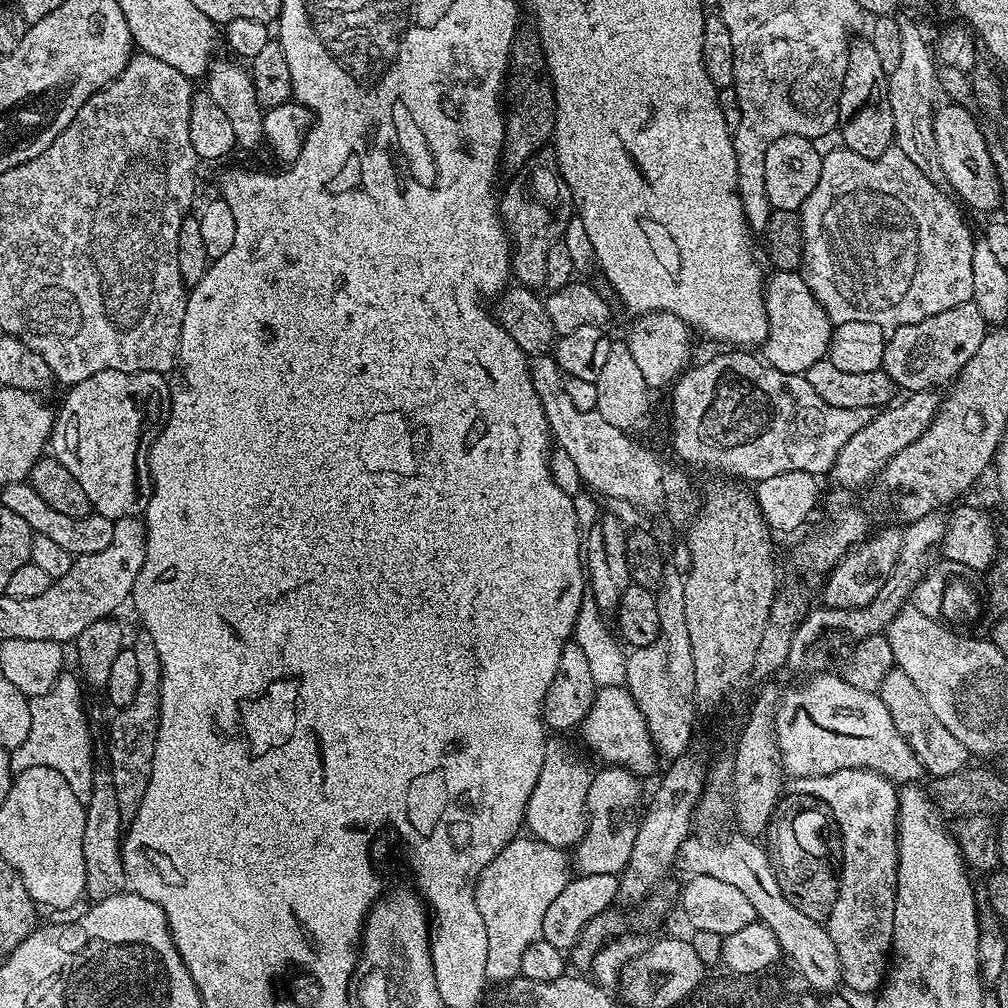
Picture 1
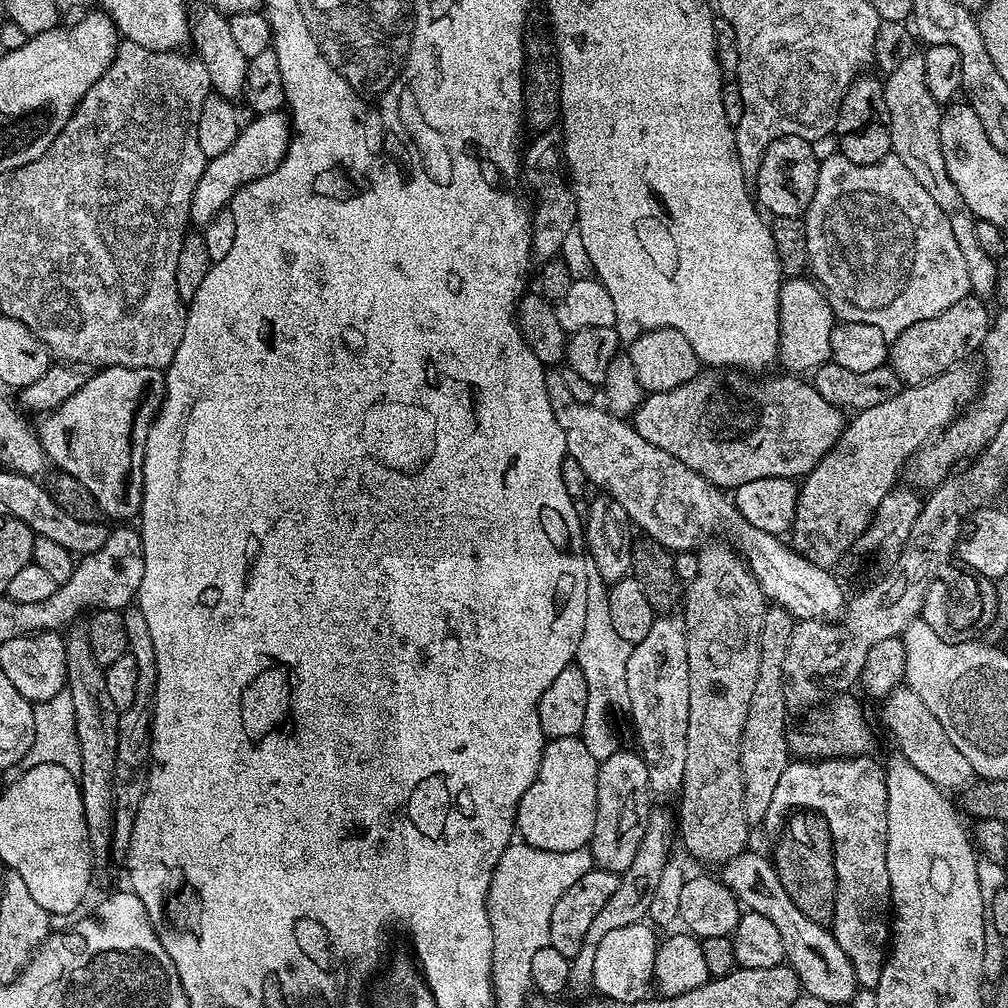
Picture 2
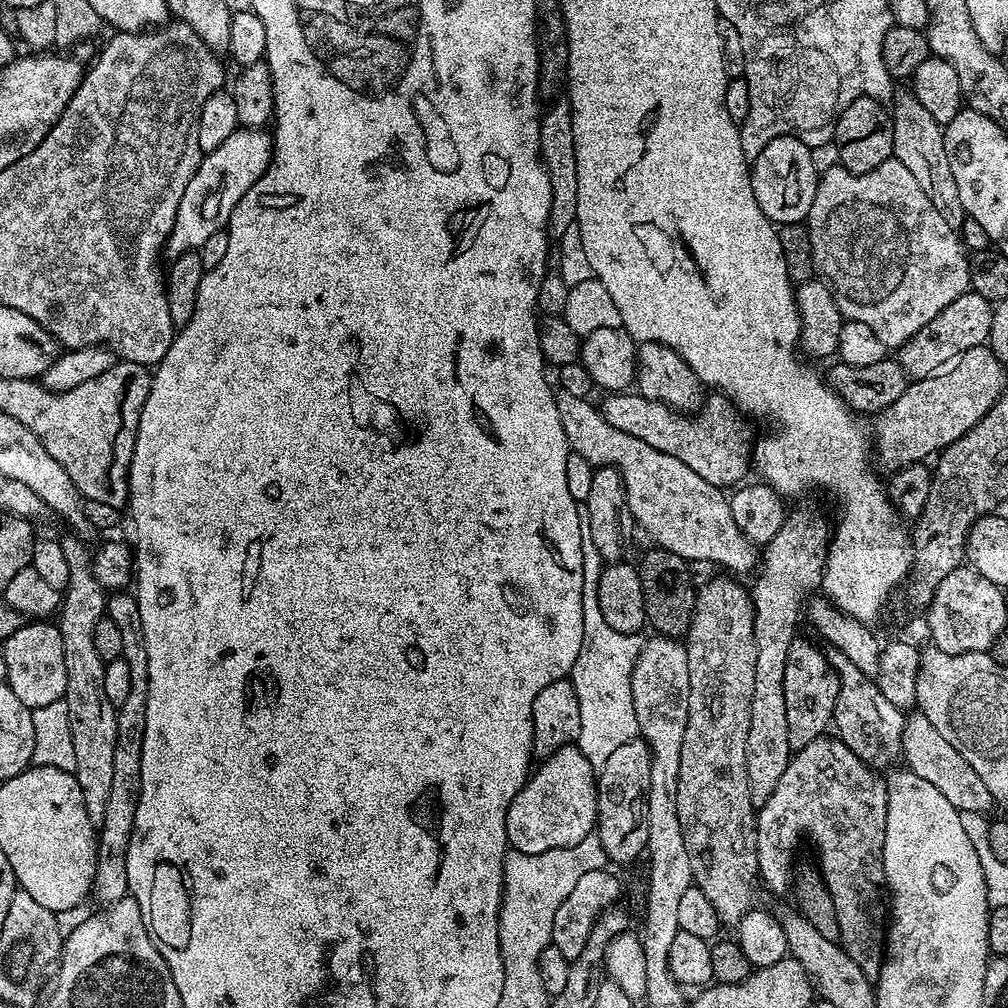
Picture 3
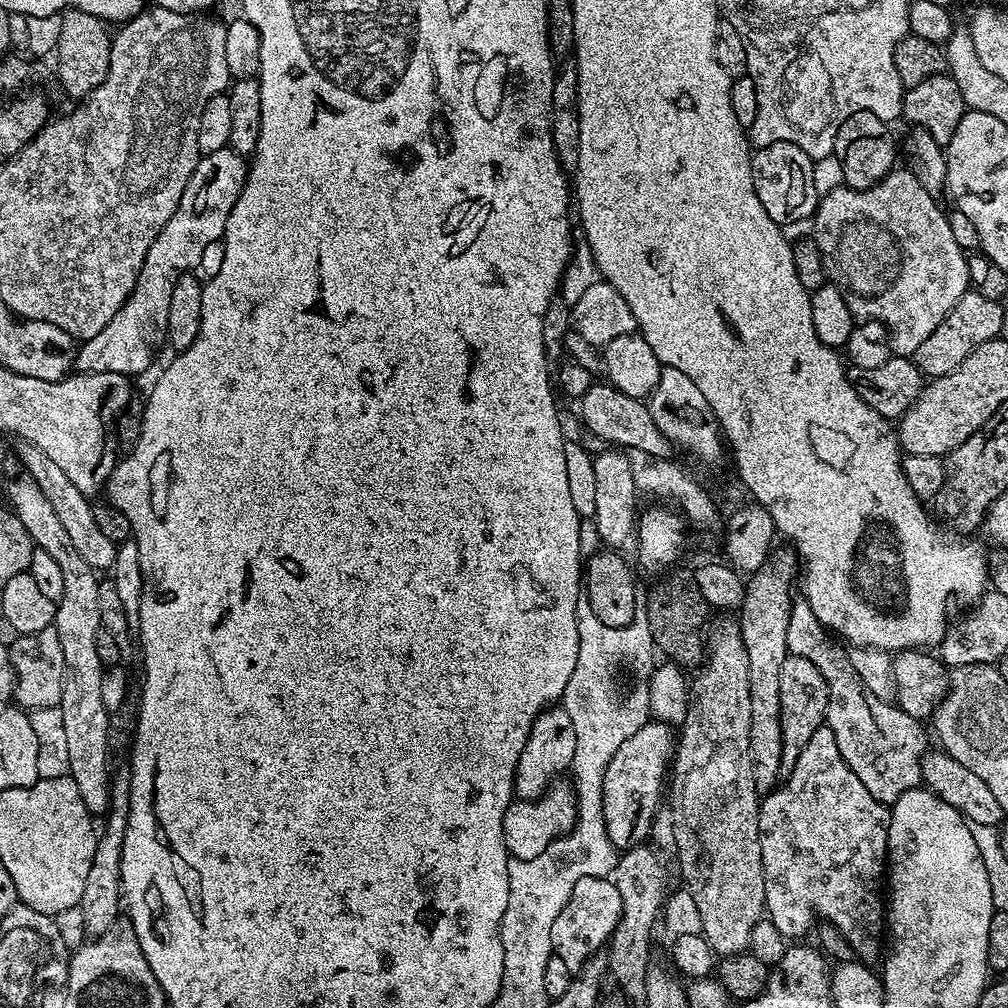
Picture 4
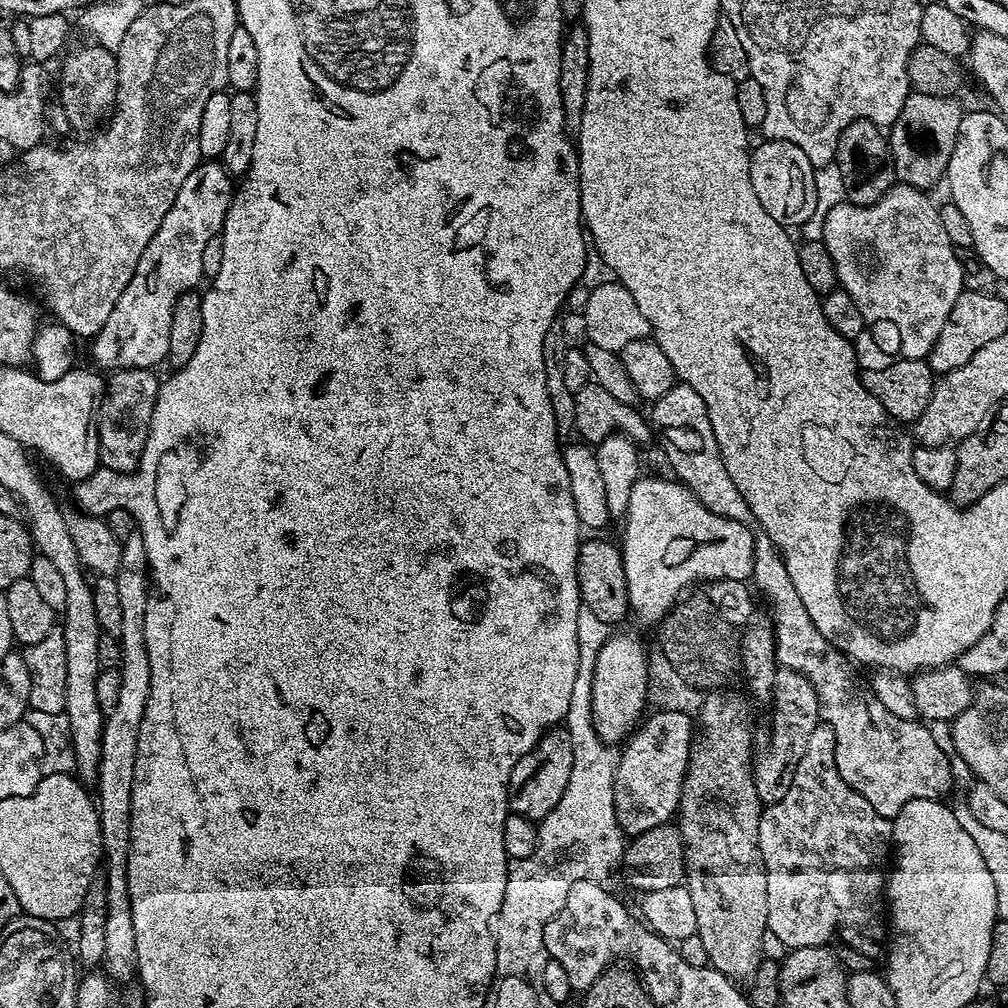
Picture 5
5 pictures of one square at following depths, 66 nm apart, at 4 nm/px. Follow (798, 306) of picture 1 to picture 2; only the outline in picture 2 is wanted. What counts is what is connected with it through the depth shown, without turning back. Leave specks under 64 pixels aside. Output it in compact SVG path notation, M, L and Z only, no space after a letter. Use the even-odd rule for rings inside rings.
M789 277L781 283L779 292L779 322L780 322L780 354L779 363L783 364L785 371L794 374L804 374L804 371L815 371L831 359L830 335L836 325L833 308L828 297L815 281L807 277Z

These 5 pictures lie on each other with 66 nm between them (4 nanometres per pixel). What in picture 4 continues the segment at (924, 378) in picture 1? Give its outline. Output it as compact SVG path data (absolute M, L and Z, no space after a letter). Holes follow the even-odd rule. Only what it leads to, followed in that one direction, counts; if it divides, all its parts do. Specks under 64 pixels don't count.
M965 292L962 298L958 298L948 317L940 323L938 330L934 330L934 334L930 334L930 338L918 346L914 357L918 370L928 378L953 372L972 353L973 348L982 346L982 342L987 340L997 339L1003 333L1000 331L1004 328L1004 306L1001 301L986 298L981 292Z

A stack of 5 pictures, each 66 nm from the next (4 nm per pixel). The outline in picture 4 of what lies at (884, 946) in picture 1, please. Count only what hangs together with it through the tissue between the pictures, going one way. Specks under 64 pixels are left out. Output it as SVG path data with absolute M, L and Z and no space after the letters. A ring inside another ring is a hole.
M826 726L814 730L810 742L806 742L806 750L798 754L794 770L787 773L783 783L760 801L758 830L767 919L776 916L776 884L780 884L780 888L812 888L817 913L845 935L857 957L864 962L872 962L876 955L879 957L882 952L880 939L886 936L886 900L883 895L880 897L880 884L882 888L886 880L889 815L889 805L878 802L878 798L866 790L862 778L858 778L858 774L854 774L842 758L834 730Z

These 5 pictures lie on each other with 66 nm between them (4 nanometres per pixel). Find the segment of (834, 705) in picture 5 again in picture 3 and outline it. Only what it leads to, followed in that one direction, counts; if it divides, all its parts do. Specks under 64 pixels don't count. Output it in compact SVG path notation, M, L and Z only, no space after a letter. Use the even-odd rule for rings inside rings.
M829 647L826 655L832 671L840 677L840 693L836 699L834 713L834 728L840 731L837 732L838 739L862 763L873 769L881 770L880 768L886 767L887 764L894 763L902 752L905 713L898 706L894 706L894 702L886 702L886 694L882 694L875 679L862 674L862 670L858 670L858 666L854 666L854 662L846 658L846 654Z

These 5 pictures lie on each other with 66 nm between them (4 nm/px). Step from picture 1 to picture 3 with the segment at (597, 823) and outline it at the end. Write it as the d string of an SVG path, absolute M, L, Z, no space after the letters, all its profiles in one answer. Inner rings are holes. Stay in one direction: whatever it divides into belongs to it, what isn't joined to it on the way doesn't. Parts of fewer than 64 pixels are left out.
M643 738L618 746L610 758L598 770L596 790L598 793L596 819L598 835L604 853L614 865L628 864L645 855L648 847L648 827L644 810L650 786L650 750Z

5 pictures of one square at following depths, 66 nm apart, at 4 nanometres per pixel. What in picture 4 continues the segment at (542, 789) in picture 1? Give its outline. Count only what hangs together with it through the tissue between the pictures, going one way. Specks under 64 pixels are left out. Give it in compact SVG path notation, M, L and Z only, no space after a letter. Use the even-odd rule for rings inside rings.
M557 780L537 800L516 800L508 805L502 828L509 857L522 861L538 858L546 846L575 829L580 816L578 796L574 794L574 786L564 782L567 781Z

